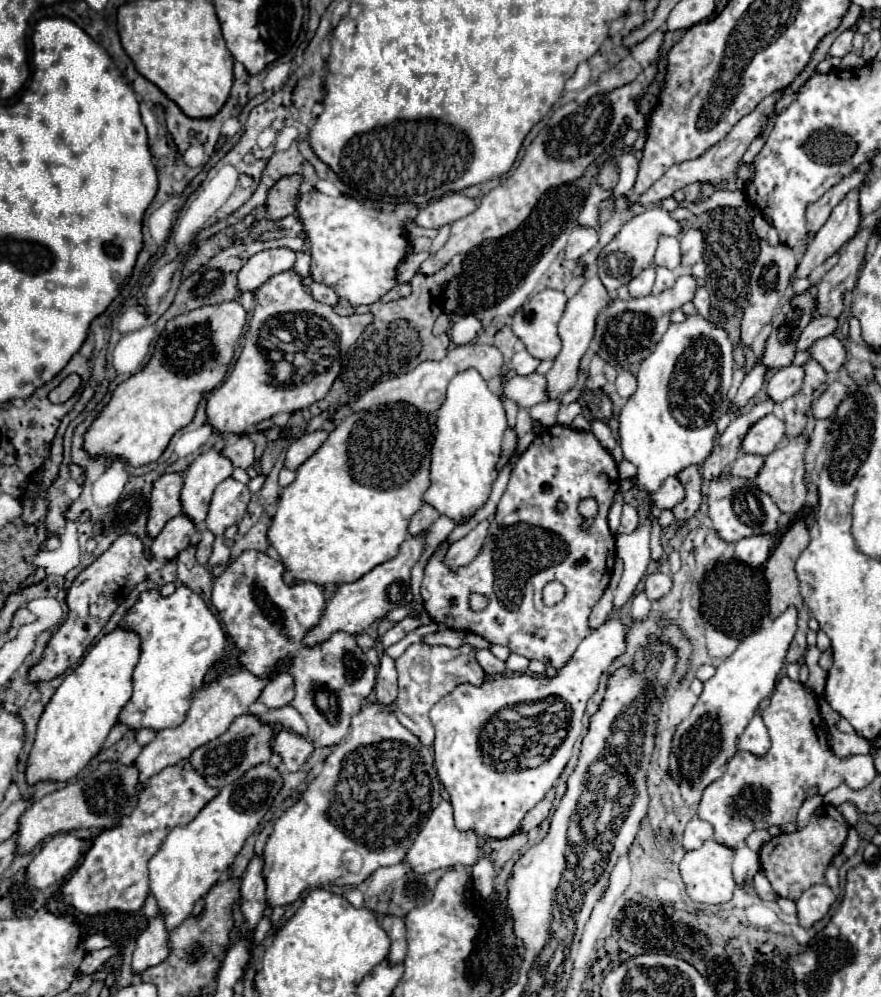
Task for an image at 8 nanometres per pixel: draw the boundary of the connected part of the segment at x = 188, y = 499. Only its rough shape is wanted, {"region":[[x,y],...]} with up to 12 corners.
{"region":[[218,450],[184,472],[182,514],[200,524],[214,488],[232,474]]}

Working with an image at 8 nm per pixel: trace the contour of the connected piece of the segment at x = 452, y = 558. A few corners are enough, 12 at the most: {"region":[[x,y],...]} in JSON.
{"region":[[488,520],[450,544],[444,562],[452,572],[470,564],[484,544]]}

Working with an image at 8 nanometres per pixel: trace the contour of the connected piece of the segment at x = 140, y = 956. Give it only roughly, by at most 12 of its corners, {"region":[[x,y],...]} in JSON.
{"region":[[160,916],[138,936],[132,974],[168,956],[168,932]]}

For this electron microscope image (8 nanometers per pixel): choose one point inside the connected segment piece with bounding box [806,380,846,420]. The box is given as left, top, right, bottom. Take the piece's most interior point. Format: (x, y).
(825, 405)

